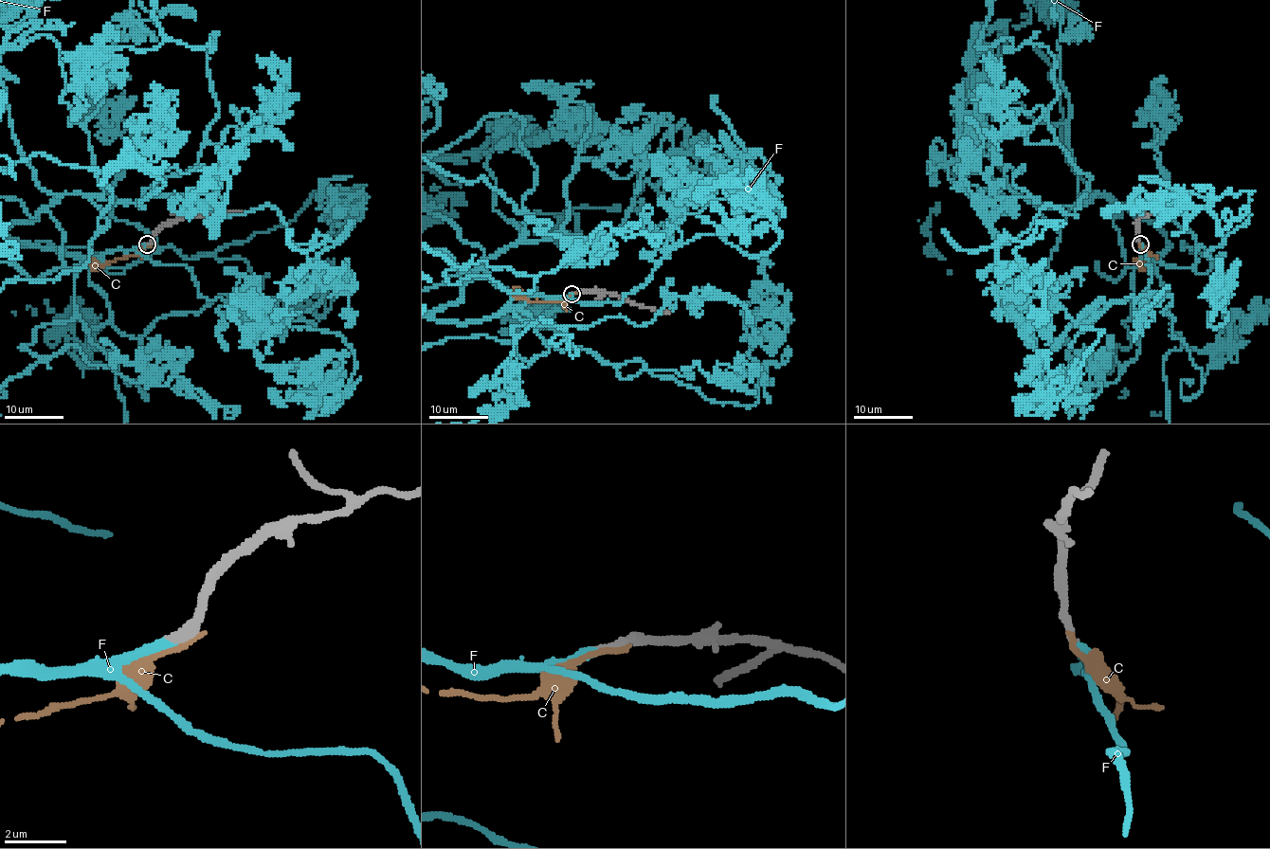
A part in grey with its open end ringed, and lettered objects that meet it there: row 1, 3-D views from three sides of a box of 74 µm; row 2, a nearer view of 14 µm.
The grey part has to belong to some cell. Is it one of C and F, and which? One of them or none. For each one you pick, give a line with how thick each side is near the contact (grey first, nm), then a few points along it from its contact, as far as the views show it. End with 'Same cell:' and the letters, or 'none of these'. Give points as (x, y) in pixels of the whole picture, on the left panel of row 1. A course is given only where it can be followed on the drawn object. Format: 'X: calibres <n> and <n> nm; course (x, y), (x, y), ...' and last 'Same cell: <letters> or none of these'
F: calibres 300 and 300 nm
Same cell: F

